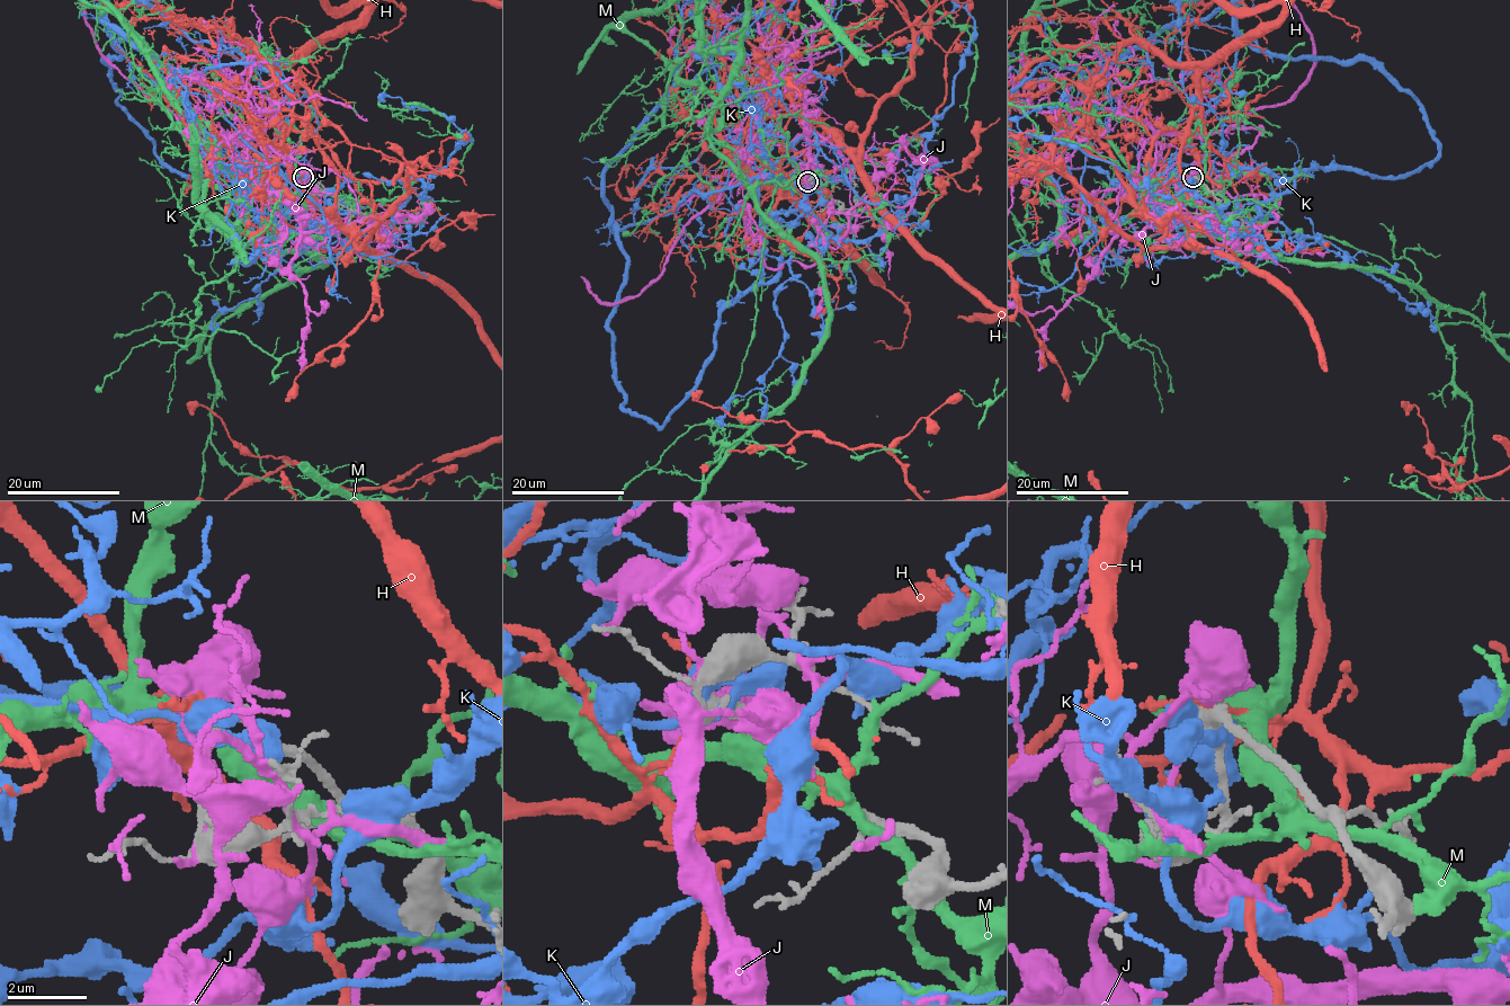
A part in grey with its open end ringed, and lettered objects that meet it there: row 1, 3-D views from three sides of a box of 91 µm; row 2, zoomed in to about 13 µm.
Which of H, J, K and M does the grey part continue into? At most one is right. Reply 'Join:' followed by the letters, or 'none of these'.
Join: none of these

